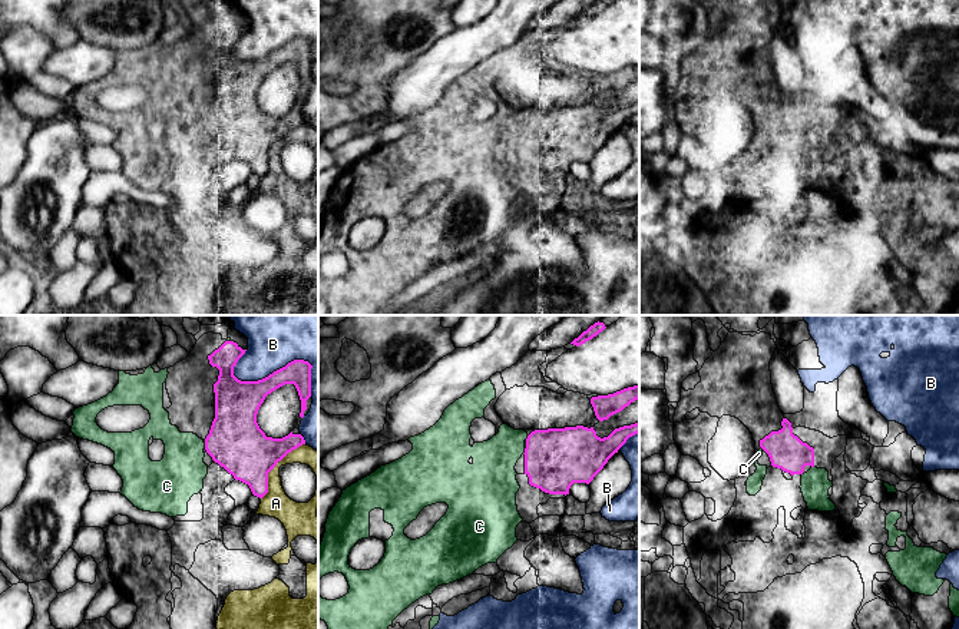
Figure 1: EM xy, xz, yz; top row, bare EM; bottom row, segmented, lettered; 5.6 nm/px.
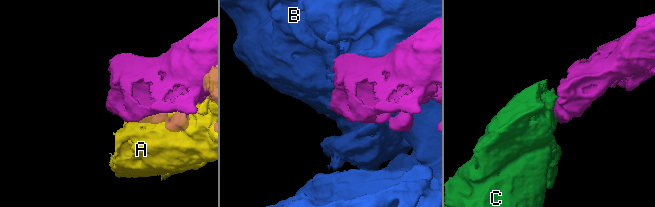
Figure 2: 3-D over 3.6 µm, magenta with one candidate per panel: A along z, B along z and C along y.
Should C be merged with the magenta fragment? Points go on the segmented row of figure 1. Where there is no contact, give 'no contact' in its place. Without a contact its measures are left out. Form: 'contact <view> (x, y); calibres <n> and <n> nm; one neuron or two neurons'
contact xy (205, 446); calibres 320 and 280 nm; one neuron

